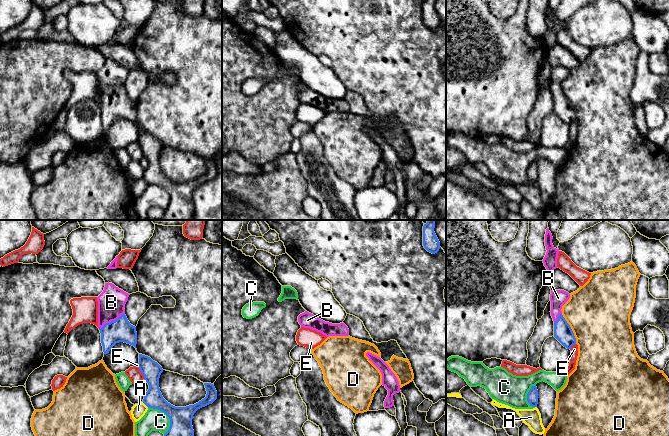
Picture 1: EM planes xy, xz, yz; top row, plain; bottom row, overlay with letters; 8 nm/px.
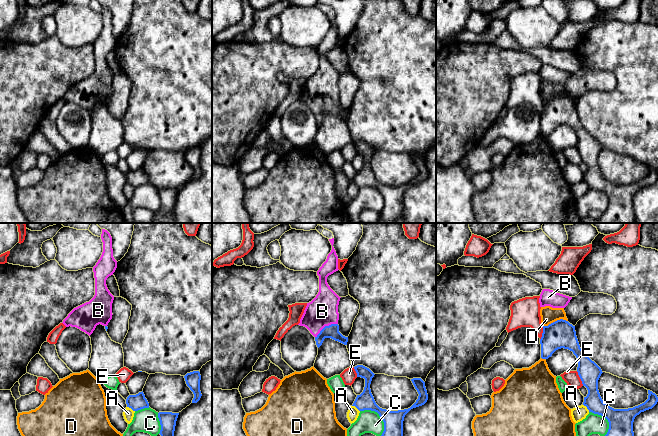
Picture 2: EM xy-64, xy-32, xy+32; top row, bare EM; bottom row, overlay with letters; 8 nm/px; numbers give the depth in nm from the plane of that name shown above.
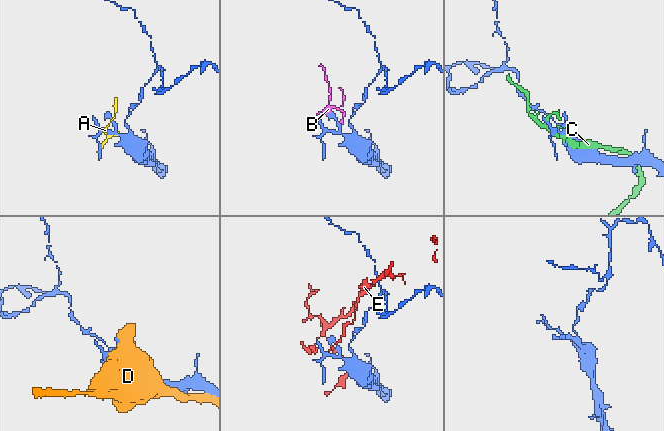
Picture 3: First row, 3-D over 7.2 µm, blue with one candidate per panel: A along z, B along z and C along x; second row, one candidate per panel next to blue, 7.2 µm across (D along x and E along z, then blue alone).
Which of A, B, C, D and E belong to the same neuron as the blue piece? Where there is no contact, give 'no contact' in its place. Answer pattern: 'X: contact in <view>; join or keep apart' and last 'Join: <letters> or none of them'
A: contact in xy; keep apart
B: contact in xy; join
C: contact in xy; keep apart
D: contact in yz; keep apart
E: contact in xy; keep apart
Join: B

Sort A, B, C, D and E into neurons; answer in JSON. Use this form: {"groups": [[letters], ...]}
{"groups": [["A"], ["B"], ["C"], ["D"], ["E"]]}

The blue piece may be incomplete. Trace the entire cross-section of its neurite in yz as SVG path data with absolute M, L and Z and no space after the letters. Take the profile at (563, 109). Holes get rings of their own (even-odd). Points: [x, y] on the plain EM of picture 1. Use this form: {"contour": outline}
{"contour": "M564 66L551 67L551 92L554 97L554 113L567 125L576 120L574 109L562 91L562 82L569 76L570 70Z"}

